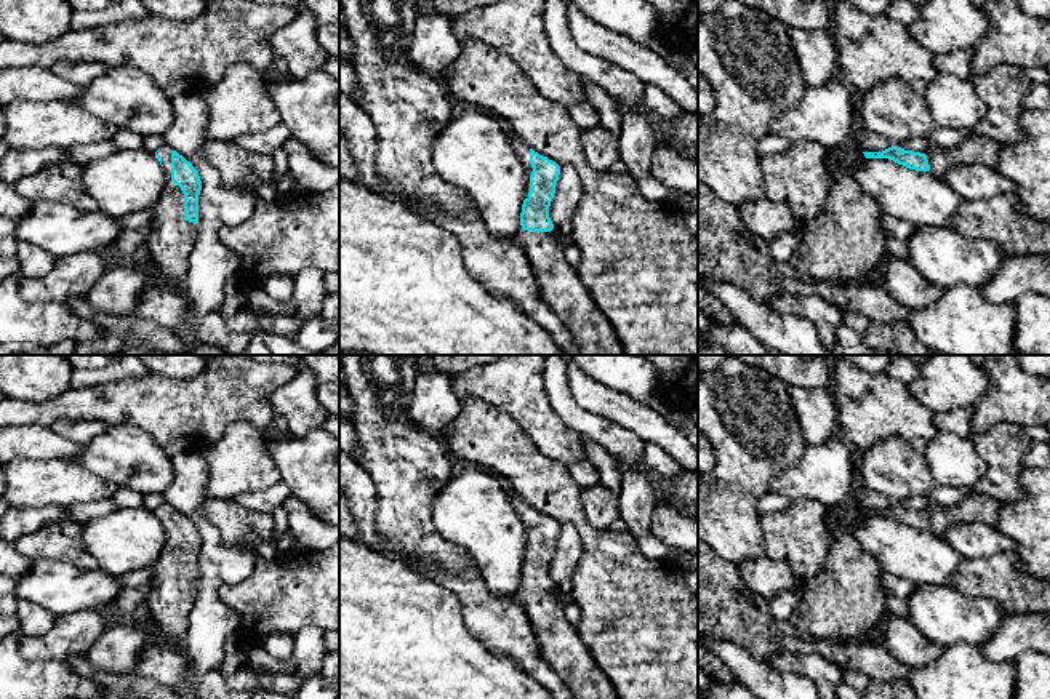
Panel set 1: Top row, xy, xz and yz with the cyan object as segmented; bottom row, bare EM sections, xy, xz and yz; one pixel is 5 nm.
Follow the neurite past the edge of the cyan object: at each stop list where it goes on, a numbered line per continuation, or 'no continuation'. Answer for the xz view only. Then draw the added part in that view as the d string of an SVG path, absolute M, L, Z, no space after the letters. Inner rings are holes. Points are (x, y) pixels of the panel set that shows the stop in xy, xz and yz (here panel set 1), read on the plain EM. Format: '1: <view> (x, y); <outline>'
1: xz (520, 507); M515 493L511 496L511 504L514 512L519 515L520 521L523 523L525 528L525 539L527 539L527 547L525 547L525 557L528 557L530 550L530 534L531 534L531 521L530 521L530 505Z
2: xz (561, 645); M522 589L517 601L535 632L541 657L563 681L571 699L619 699L613 683L591 656L578 627L568 622L562 603L552 590Z

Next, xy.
1: xy (170, 599); M171 505L157 510L166 531L166 544L150 566L152 584L146 606L160 627L166 643L184 645L189 632L189 614L198 592L198 582L184 577L184 552L171 539Z

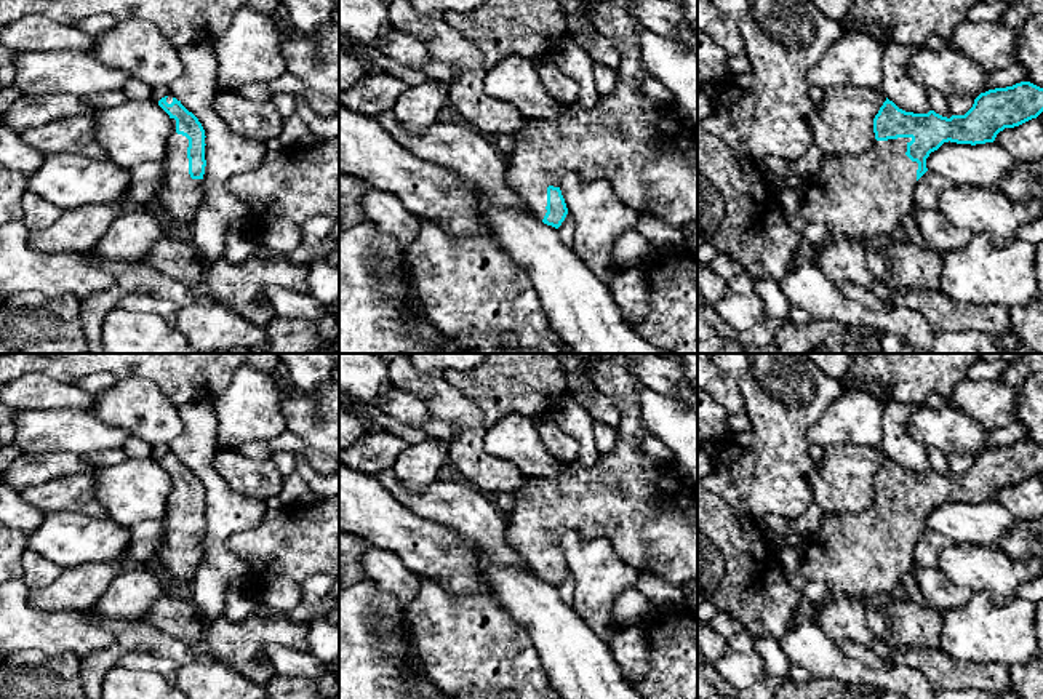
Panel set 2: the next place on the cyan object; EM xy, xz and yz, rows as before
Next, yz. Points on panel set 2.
1: yz (864, 555); M912 496L875 497L865 510L825 513L821 526L803 542L800 574L808 581L824 582L830 597L865 603L894 597L902 579L915 569L918 521L905 513L910 499Z

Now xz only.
1: xz (640, 504); M553 353L565 373L582 369L597 392L609 395L619 408L624 425L619 443L593 465L568 464L563 475L526 477L512 496L515 505L506 515L506 542L542 579L547 568L547 545L560 545L568 531L585 539L605 539L614 553L640 571L649 571L670 584L697 581L697 494L691 491L677 461L667 462L646 454L641 440L649 435L640 417L638 376L630 361L635 353Z

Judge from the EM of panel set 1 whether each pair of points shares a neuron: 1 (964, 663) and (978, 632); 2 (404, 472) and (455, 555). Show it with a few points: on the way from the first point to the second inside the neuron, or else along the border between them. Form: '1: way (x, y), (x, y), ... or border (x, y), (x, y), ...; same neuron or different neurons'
1: border (977, 647), (954, 643), (943, 650); different neurons
2: way (405, 495), (405, 514), (432, 541); same neuron

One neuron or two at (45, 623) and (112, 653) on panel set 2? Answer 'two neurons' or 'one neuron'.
two neurons

